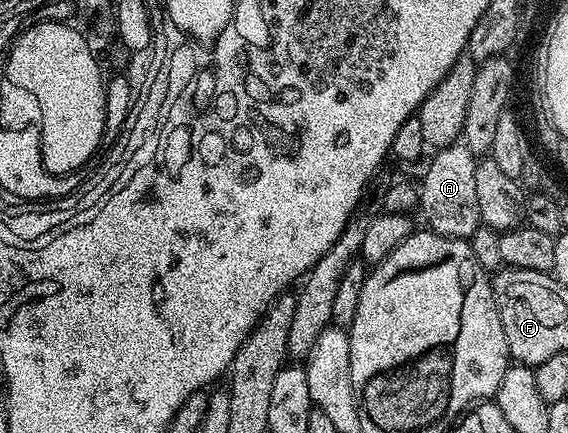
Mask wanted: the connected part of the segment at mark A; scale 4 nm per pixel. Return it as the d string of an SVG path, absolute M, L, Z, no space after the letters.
M464 142L450 143L436 152L437 156L425 171L425 180L419 183L419 211L425 214L428 230L452 239L470 240L483 226L479 209L479 189L475 181L478 160Z

